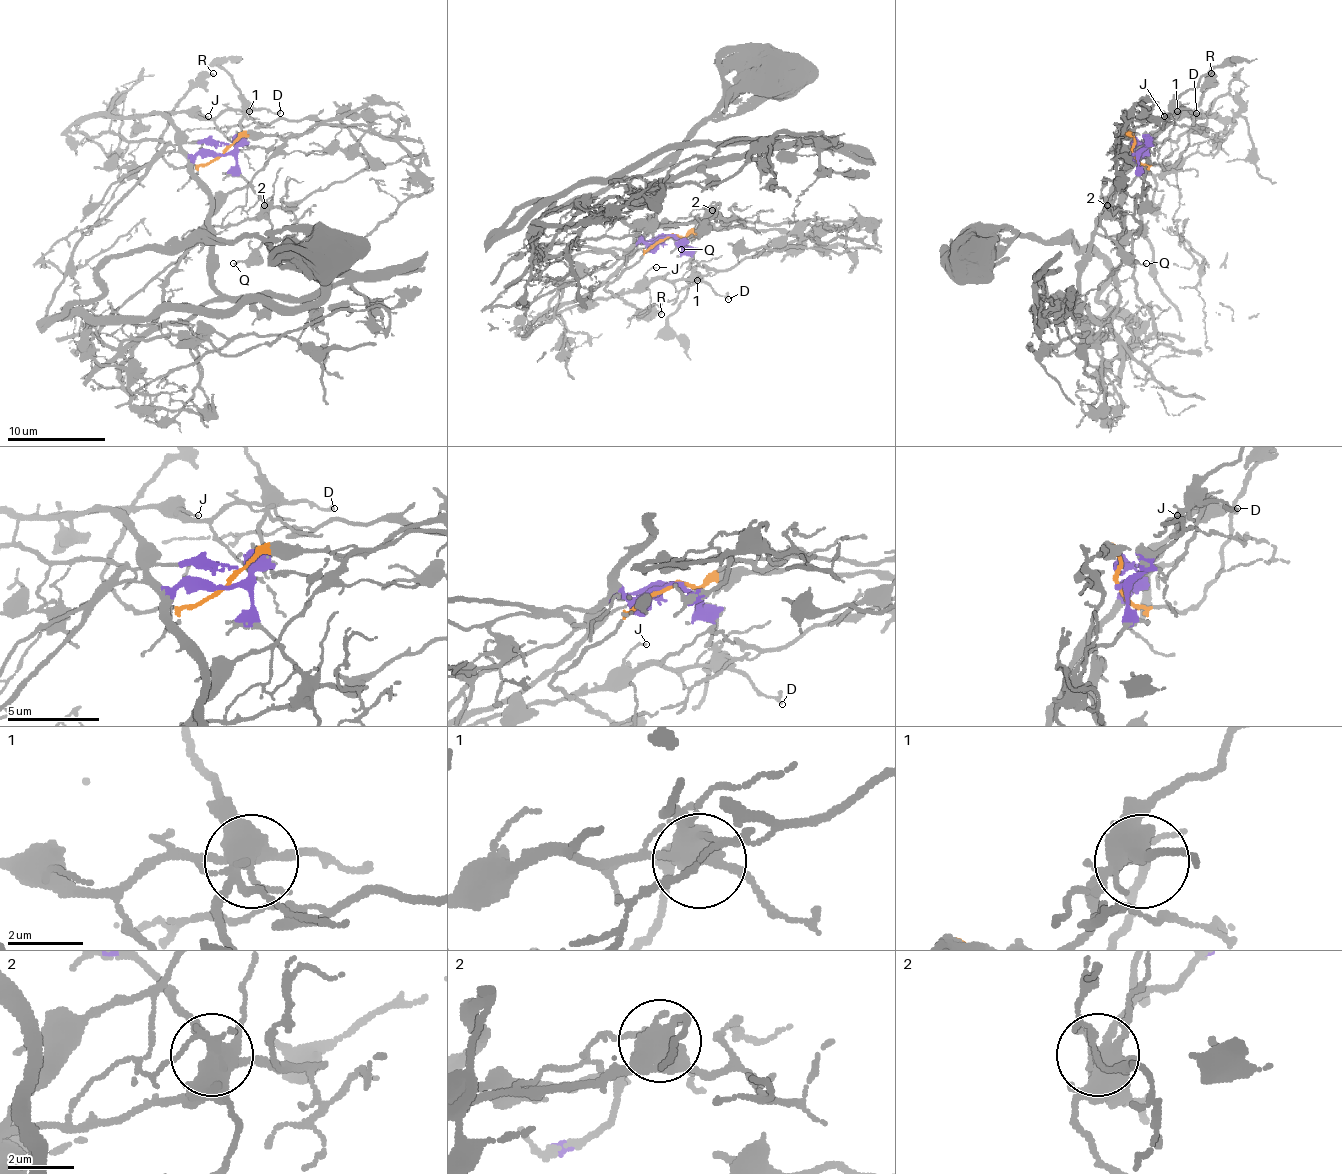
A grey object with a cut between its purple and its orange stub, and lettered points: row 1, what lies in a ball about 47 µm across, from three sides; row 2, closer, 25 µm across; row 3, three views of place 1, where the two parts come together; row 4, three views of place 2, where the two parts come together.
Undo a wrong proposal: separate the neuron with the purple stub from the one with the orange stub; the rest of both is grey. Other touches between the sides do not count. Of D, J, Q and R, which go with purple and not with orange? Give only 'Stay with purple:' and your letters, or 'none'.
Stay with purple: Q

